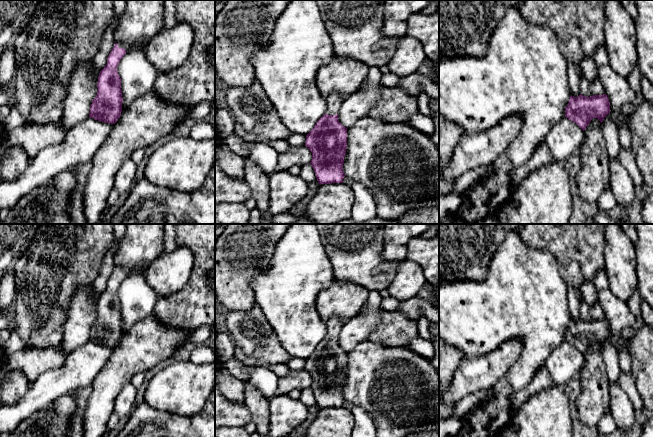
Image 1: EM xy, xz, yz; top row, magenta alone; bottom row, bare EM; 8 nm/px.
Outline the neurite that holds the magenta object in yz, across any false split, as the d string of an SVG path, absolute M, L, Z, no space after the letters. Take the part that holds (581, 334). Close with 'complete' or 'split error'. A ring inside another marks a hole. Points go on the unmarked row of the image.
M582 318L578 321L571 319L565 331L565 341L584 355L593 342L597 342L602 347L610 335L610 326L606 318L590 321Z; complete

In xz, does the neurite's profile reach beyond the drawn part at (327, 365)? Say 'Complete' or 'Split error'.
Split error

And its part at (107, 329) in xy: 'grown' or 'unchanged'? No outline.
unchanged

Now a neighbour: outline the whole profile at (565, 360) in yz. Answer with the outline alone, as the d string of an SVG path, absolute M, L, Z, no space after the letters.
M566 341L562 342L553 349L545 363L550 382L567 386L583 362L584 355L576 347Z

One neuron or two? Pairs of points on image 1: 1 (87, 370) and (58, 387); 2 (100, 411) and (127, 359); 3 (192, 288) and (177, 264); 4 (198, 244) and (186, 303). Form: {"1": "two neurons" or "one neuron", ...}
{"1": "one neuron", "2": "one neuron", "3": "two neurons", "4": "one neuron"}

